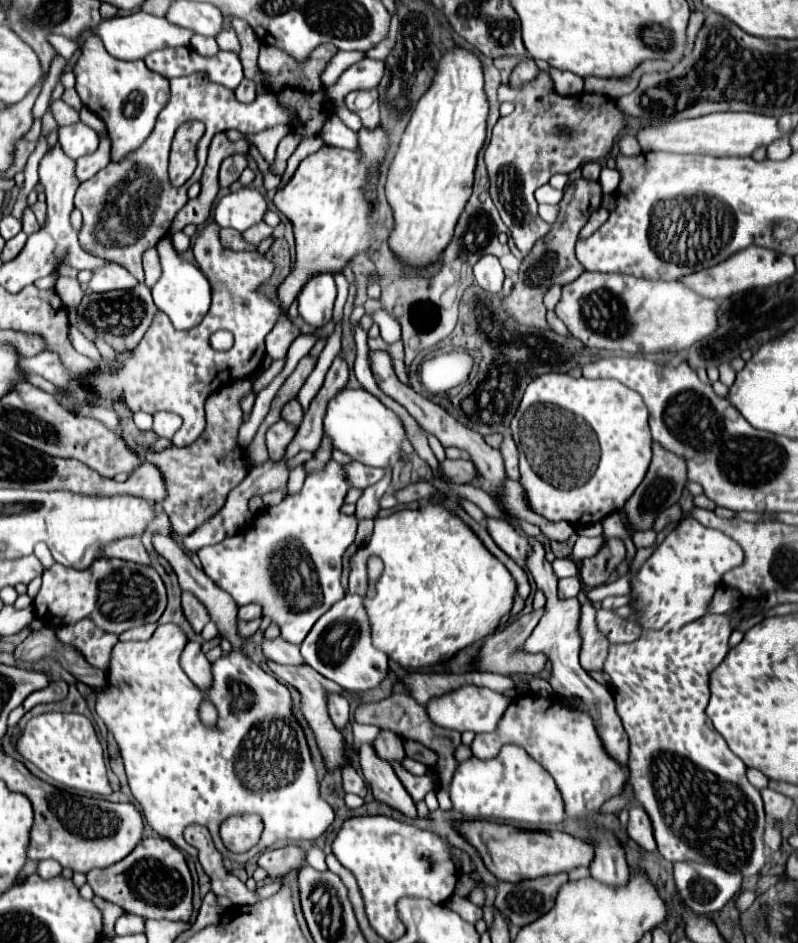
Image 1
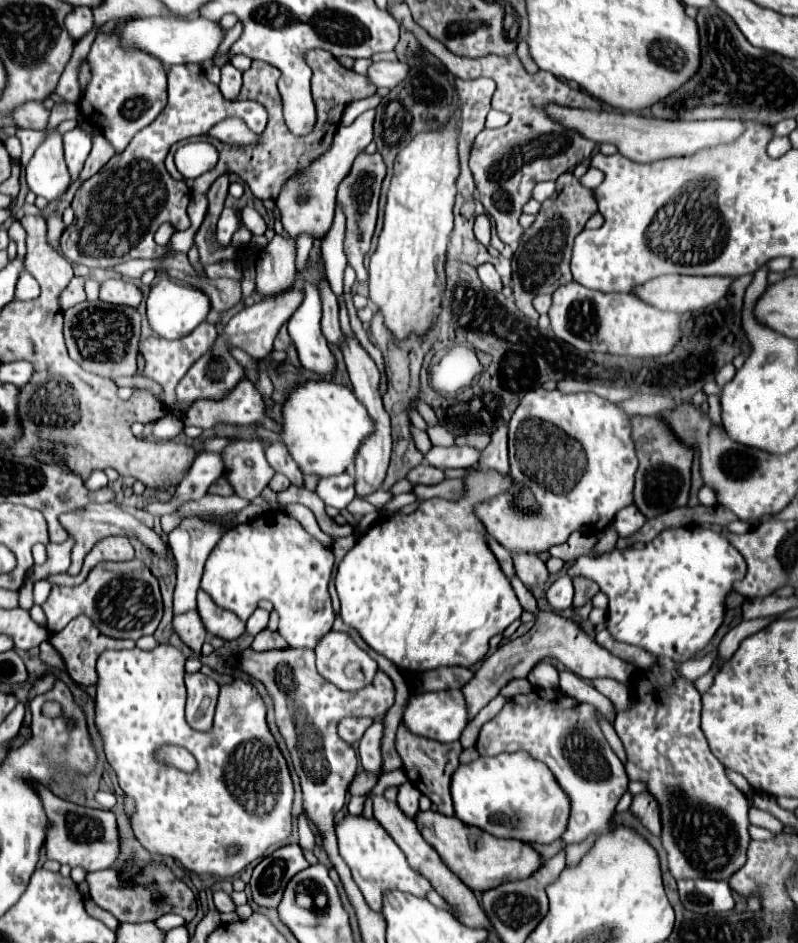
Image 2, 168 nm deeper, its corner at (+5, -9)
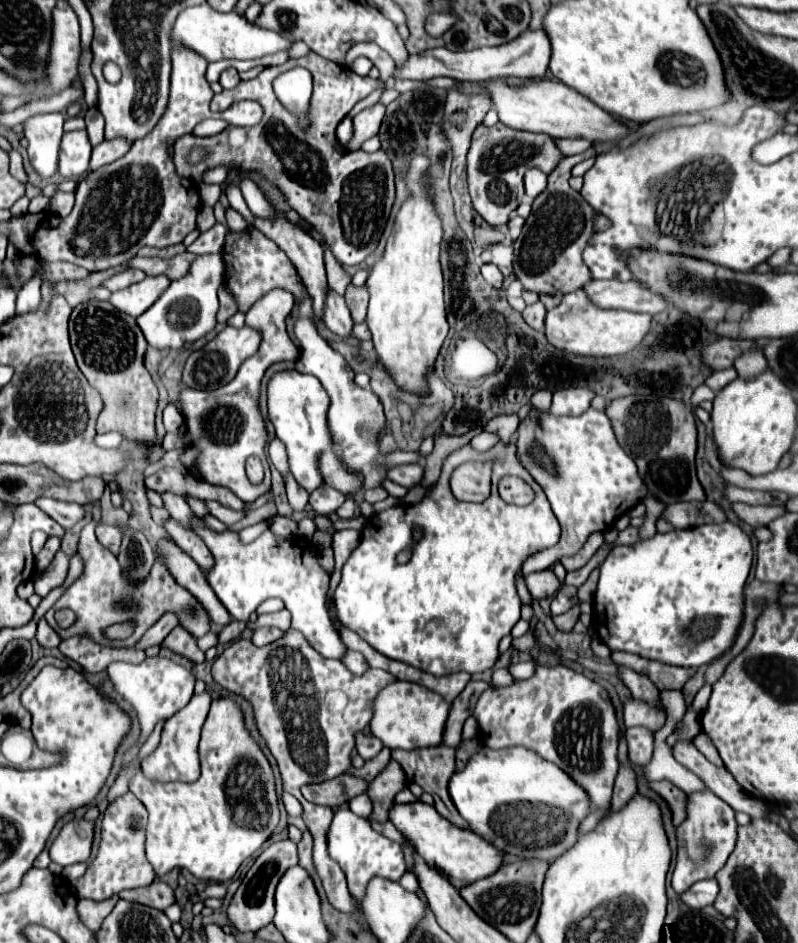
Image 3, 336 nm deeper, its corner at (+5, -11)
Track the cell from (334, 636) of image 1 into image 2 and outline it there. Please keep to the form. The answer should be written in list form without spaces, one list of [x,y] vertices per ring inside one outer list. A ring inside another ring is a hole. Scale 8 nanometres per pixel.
[[[329,630],[327,634],[323,634],[323,638],[319,638],[313,652],[315,652],[315,666],[319,674],[327,682],[333,682],[333,686],[337,686],[343,692],[355,692],[361,690],[363,686],[369,686],[377,672],[377,662],[365,650],[361,650],[347,632]]]

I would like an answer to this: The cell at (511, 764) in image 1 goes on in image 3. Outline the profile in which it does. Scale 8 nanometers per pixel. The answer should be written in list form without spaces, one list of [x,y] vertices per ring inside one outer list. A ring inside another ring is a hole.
[[[487,746],[481,748],[469,758],[465,770],[451,776],[449,796],[459,814],[469,822],[469,828],[483,840],[495,844],[507,856],[519,856],[527,860],[537,858],[547,862],[557,860],[577,842],[581,820],[587,818],[591,804],[587,800],[587,792],[583,792],[583,788],[579,788],[579,784],[575,784],[575,780],[571,780],[557,764],[551,764],[537,752],[519,746],[501,750],[491,750]]]

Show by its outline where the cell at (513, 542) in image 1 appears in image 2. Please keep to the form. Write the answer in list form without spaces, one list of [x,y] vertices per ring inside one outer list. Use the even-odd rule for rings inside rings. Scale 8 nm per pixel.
[[[511,554],[511,558],[513,558],[517,578],[523,580],[527,588],[543,586],[549,580],[549,572],[547,572],[541,556],[537,556],[537,554]]]

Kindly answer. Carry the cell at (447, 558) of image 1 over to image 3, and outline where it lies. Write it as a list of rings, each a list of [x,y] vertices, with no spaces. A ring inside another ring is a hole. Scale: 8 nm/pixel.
[[[513,442],[495,444],[487,452],[477,452],[471,444],[465,444],[463,448],[451,452],[445,458],[441,478],[421,502],[413,506],[399,504],[367,518],[365,528],[361,530],[359,546],[351,552],[349,560],[345,562],[341,582],[335,590],[339,620],[383,656],[411,664],[433,676],[447,676],[461,670],[469,674],[491,670],[495,660],[499,658],[499,640],[507,636],[521,618],[521,600],[517,596],[515,580],[523,562],[535,552],[551,548],[555,542],[559,542],[559,536],[561,528],[551,512],[545,492],[539,488],[533,476],[519,464]],[[489,458],[497,458],[497,462],[493,464],[491,496],[481,504],[457,500],[449,488],[451,472],[463,462],[487,462]],[[507,474],[519,476],[529,482],[529,486],[535,490],[535,500],[531,504],[515,506],[501,500],[501,496],[497,494],[497,482],[501,476]],[[413,528],[423,530],[423,536],[417,542],[413,540]],[[409,546],[411,560],[407,564],[399,564],[397,554]]]

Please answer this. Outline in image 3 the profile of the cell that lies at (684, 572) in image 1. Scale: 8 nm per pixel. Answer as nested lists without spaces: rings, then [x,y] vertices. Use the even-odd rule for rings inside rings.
[[[703,524],[689,530],[655,534],[633,546],[615,546],[601,564],[597,592],[593,594],[593,626],[611,650],[639,654],[671,666],[699,668],[719,658],[735,644],[745,616],[743,586],[753,562],[749,534],[739,524]]]

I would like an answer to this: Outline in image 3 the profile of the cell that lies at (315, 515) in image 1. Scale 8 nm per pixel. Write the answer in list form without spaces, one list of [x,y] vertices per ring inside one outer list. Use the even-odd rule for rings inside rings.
[[[199,528],[195,534],[203,538],[215,558],[215,566],[205,574],[207,582],[235,620],[249,620],[263,600],[279,596],[293,616],[291,628],[303,632],[309,644],[325,658],[343,658],[347,648],[333,628],[325,606],[329,574],[319,566],[317,554],[309,544],[297,538],[277,538],[269,530],[251,544],[241,544],[239,534],[231,530],[207,532],[207,528]]]

